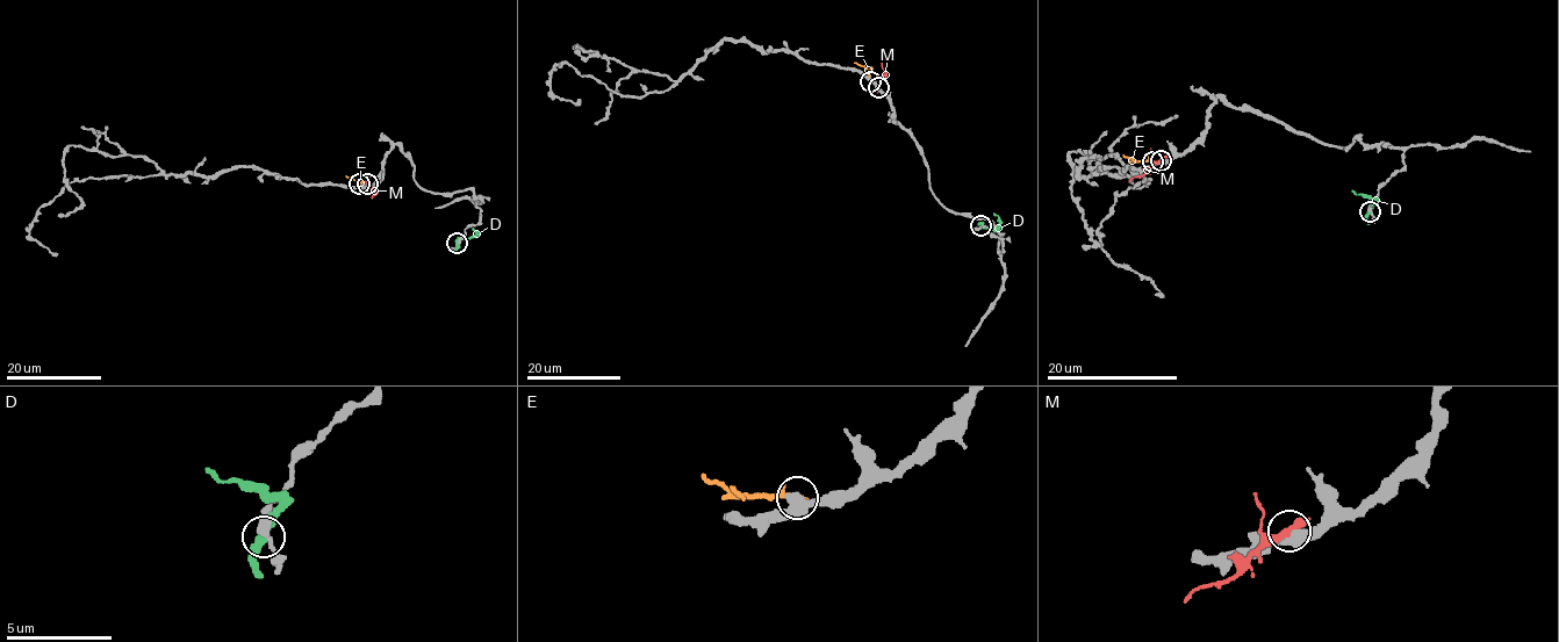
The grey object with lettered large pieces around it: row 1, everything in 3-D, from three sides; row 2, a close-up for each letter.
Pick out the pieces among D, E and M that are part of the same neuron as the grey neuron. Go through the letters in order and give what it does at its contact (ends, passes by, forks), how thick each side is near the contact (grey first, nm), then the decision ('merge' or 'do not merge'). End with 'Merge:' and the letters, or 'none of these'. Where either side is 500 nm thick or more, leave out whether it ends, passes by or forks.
D: it passes by | 320/360 nm | do not merge
E: it ends | 480/320 nm | do not merge
M: 500/500 nm | do not merge
Merge: none of these

